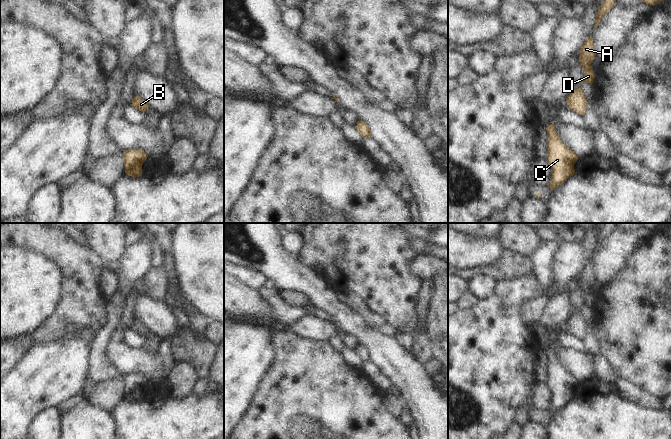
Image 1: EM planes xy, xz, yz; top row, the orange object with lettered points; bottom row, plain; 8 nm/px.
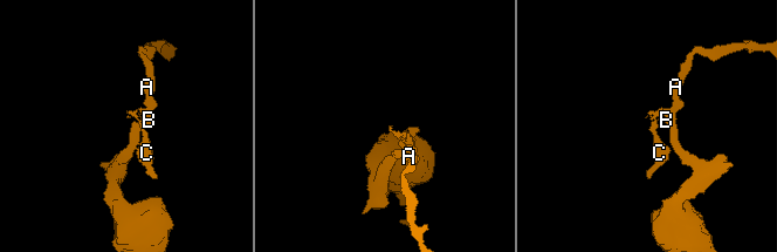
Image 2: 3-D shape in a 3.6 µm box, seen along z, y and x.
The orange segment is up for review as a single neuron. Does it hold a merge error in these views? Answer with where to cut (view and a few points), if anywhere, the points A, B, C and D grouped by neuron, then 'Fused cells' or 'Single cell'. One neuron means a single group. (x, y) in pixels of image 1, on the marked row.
Split along yz (572, 89), (570, 92). Groups: A B D / C. Fused cells

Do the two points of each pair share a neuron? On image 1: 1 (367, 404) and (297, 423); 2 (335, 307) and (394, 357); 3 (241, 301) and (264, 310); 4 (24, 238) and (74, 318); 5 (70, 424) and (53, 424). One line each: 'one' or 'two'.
1: one
2: one
3: one
4: one
5: two

